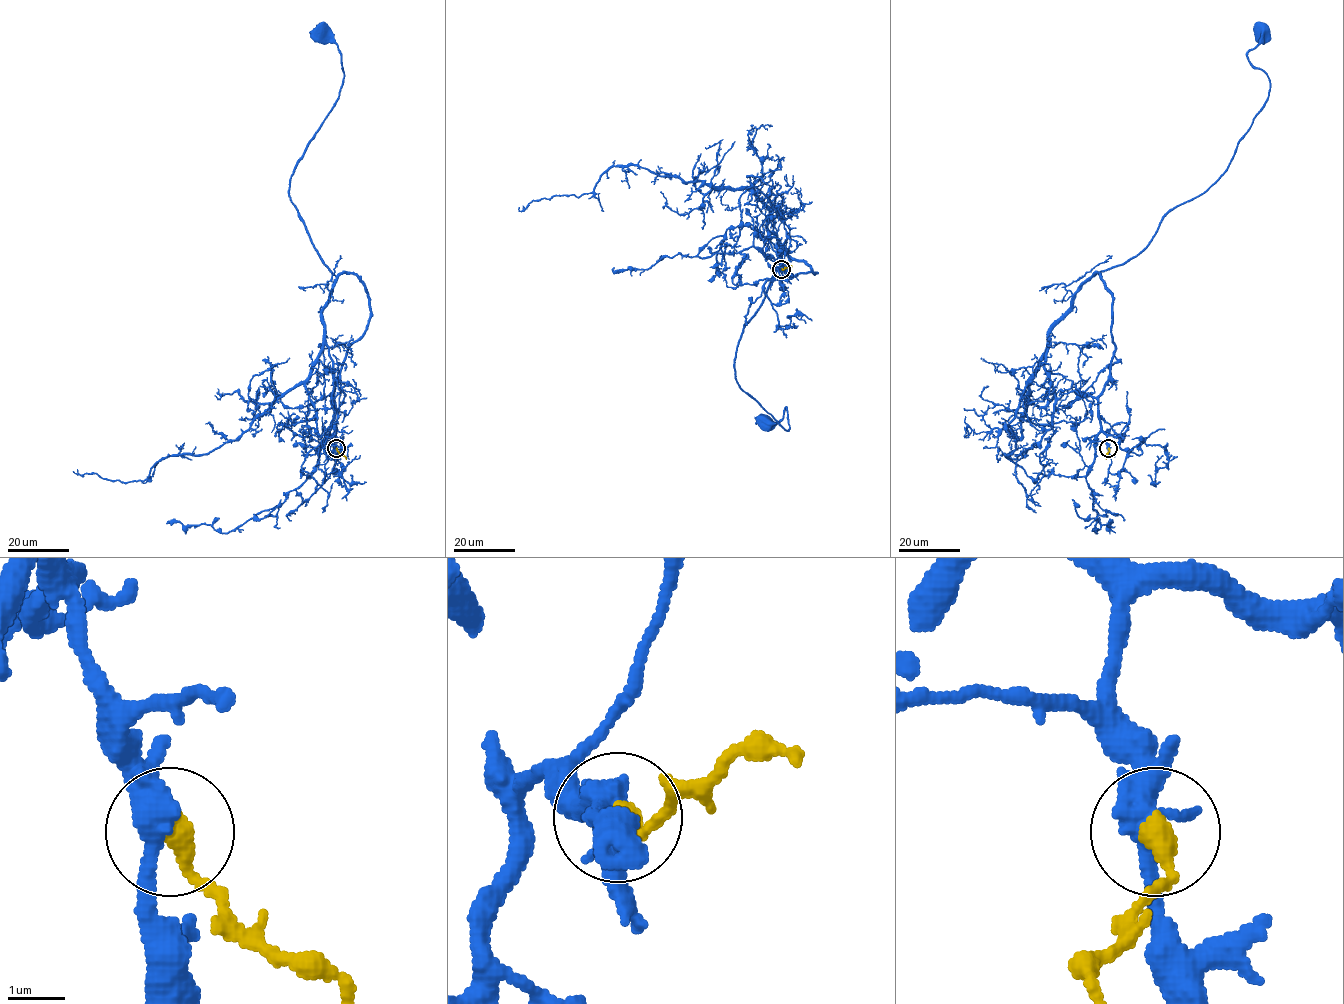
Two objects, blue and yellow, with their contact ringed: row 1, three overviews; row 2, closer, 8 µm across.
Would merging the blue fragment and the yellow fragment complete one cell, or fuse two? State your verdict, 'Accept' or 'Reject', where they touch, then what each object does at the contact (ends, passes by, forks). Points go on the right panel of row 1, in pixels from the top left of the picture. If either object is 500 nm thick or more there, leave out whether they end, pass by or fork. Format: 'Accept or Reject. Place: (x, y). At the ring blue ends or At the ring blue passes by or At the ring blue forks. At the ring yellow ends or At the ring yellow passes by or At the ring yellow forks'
Reject. Place: (1108, 448). At the ring blue passes by. At the ring yellow ends

